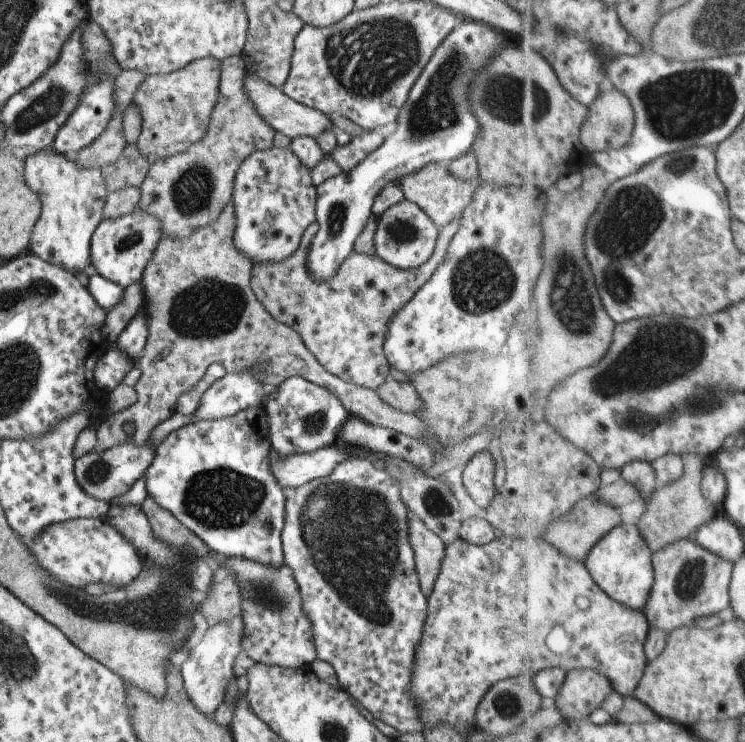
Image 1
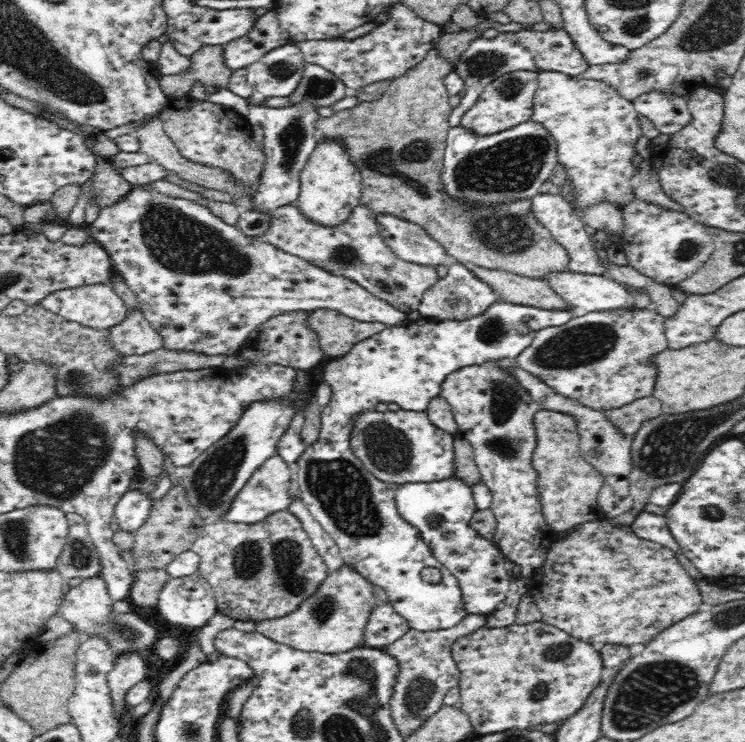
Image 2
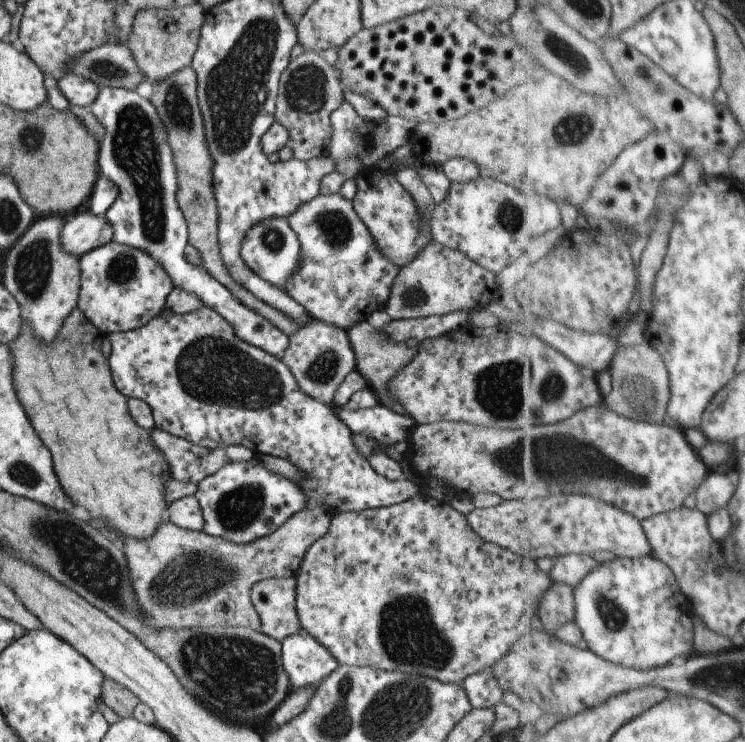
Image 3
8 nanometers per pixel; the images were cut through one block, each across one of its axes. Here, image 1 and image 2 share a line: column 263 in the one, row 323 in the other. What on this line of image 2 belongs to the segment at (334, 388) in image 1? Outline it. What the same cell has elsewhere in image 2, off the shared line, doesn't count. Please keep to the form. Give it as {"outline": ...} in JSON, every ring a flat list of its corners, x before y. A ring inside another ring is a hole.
{"outline":[[325,308,310,311,307,317,308,329,316,333,320,348,324,354,334,358,344,356,361,340,389,327,378,322,360,323,338,311]]}

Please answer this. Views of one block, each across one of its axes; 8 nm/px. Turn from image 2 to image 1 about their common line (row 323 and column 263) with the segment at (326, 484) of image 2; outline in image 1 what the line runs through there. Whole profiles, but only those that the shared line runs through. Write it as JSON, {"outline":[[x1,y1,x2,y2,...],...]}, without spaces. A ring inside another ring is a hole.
{"outline":[[263,406,241,411,238,415,225,417,224,419,202,419,179,430,173,431,155,450,155,456,146,470,144,480,148,497,161,508,164,508,171,516,174,516,188,531,198,536,212,551,215,551,228,559,243,557,244,559,259,563,262,567,280,569,284,563,283,549,281,546,281,533,285,518,285,497,283,490,271,476,269,470,269,454,272,446,269,440,269,425]]}

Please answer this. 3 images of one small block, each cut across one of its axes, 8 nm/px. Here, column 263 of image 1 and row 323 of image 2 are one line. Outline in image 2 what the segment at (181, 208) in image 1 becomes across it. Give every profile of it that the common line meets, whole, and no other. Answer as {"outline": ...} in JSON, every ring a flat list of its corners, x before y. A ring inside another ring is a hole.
{"outline":[[128,309,124,322,108,329,108,339,123,356,144,355,164,346,162,336,148,323,141,309]]}

